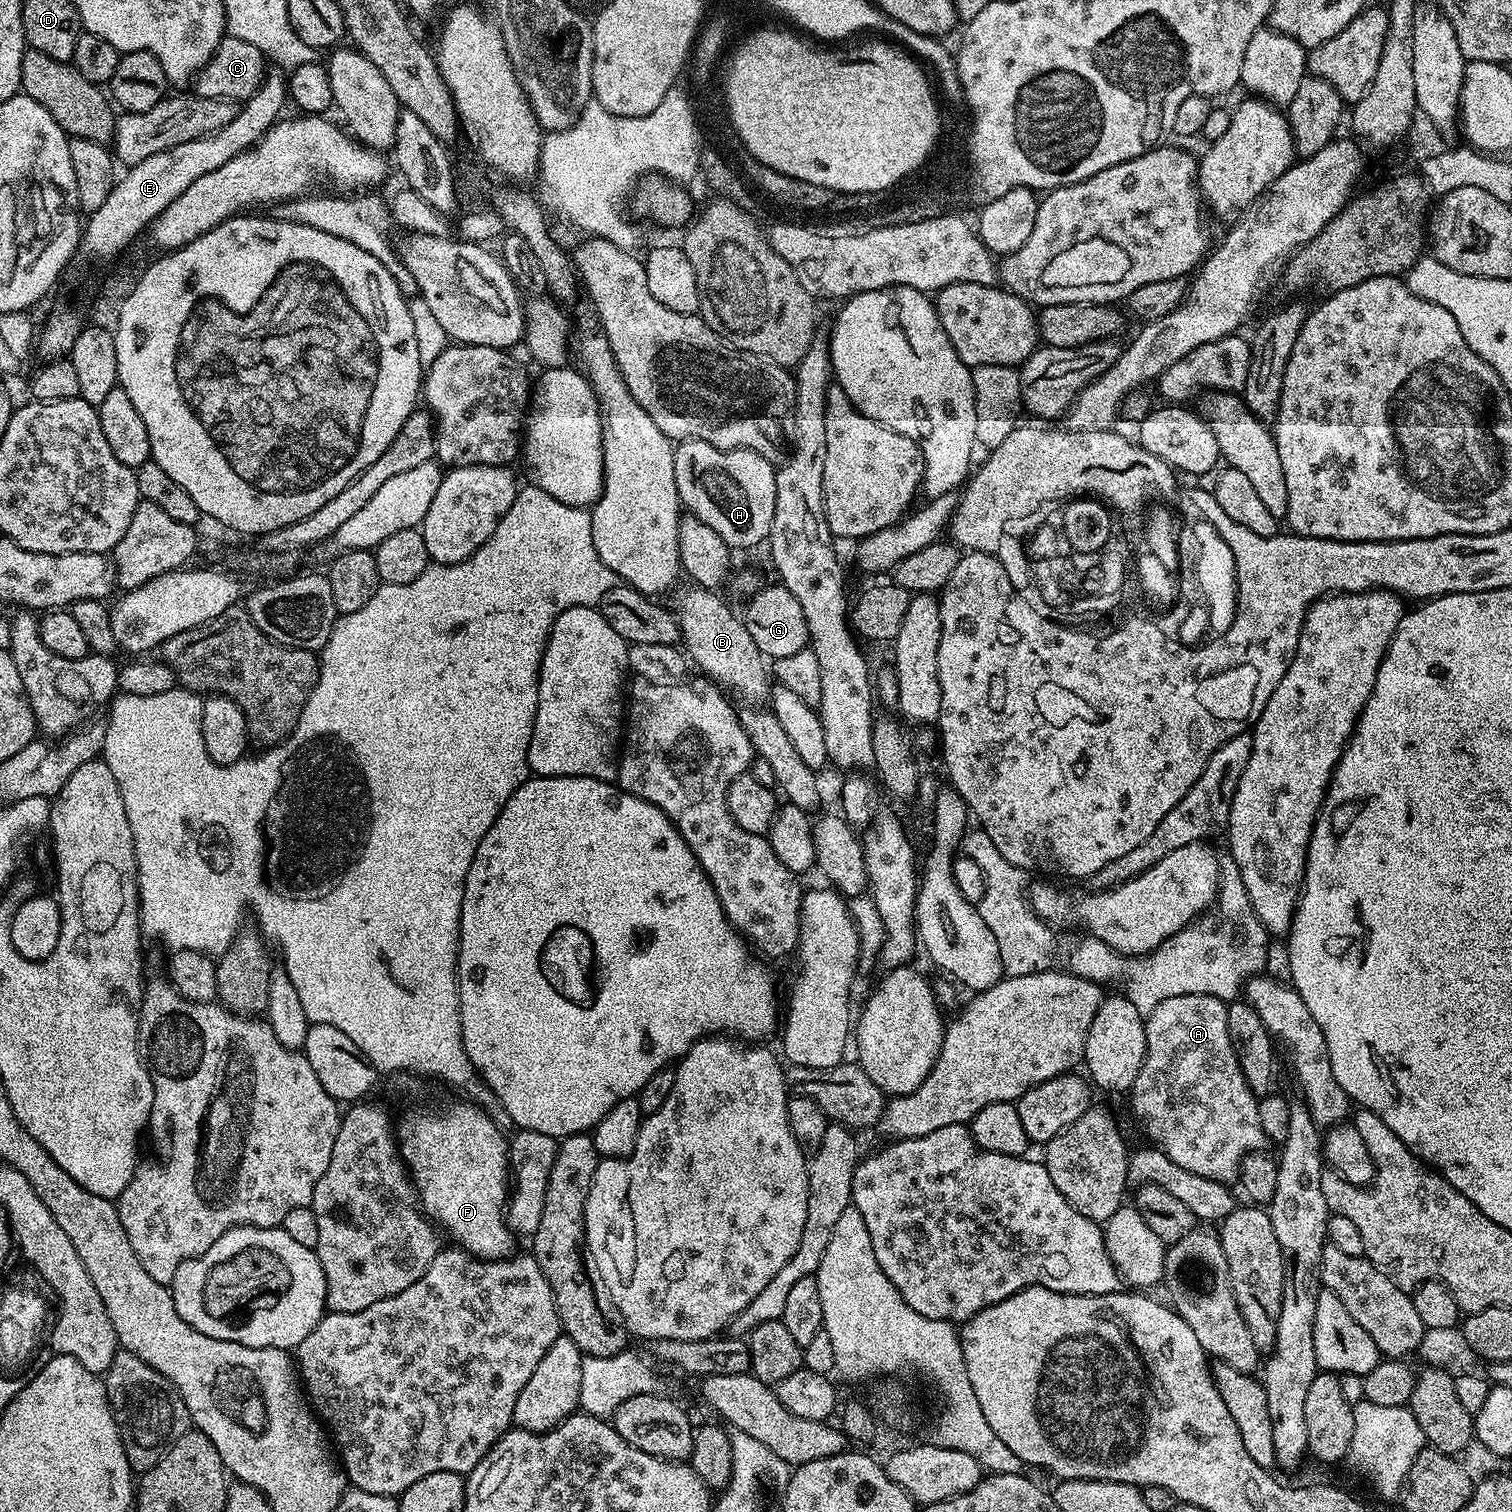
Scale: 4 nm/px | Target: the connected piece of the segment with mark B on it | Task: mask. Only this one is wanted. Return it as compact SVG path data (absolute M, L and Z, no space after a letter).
M691 585L674 603L680 626L682 646L687 657L703 671L709 679L723 687L730 687L747 703L756 704L770 690L770 676L765 657L746 630L743 619L728 608L713 589Z

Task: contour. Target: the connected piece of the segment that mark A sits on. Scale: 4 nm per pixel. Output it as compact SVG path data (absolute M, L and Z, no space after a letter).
M1178 994L1178 998L1158 1002L1144 1021L1146 1054L1130 1089L1132 1112L1140 1119L1151 1143L1178 1162L1182 1170L1194 1170L1194 1174L1225 1186L1239 1177L1240 1163L1249 1154L1265 1151L1269 1143L1262 1122L1258 1122L1258 1098L1242 1074L1230 1042L1230 1030L1226 1030L1227 1013L1228 1004L1210 994Z

